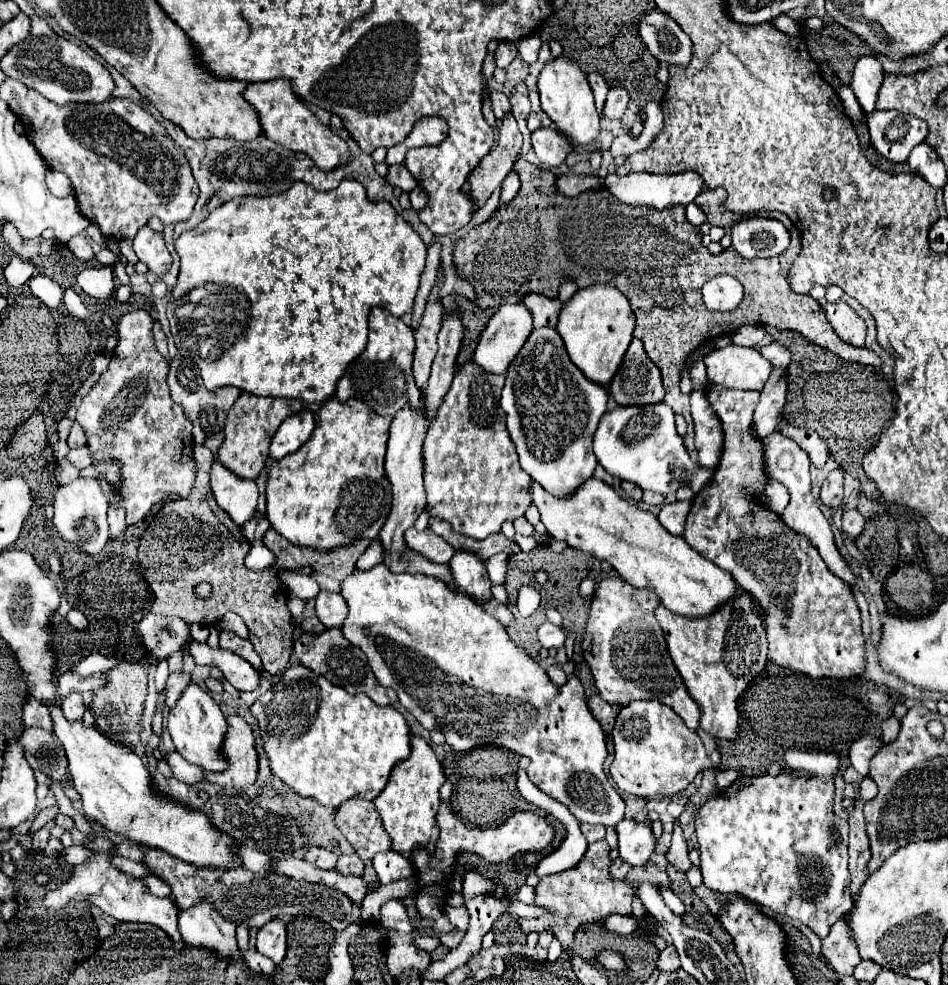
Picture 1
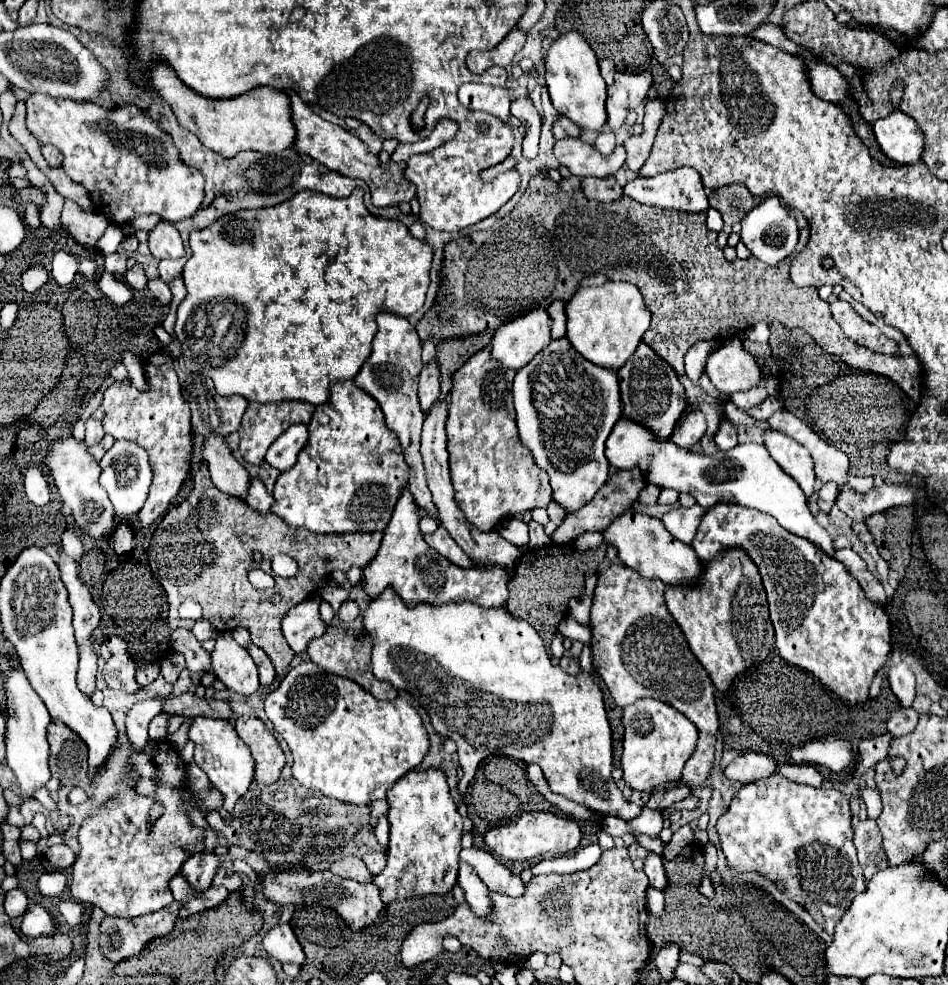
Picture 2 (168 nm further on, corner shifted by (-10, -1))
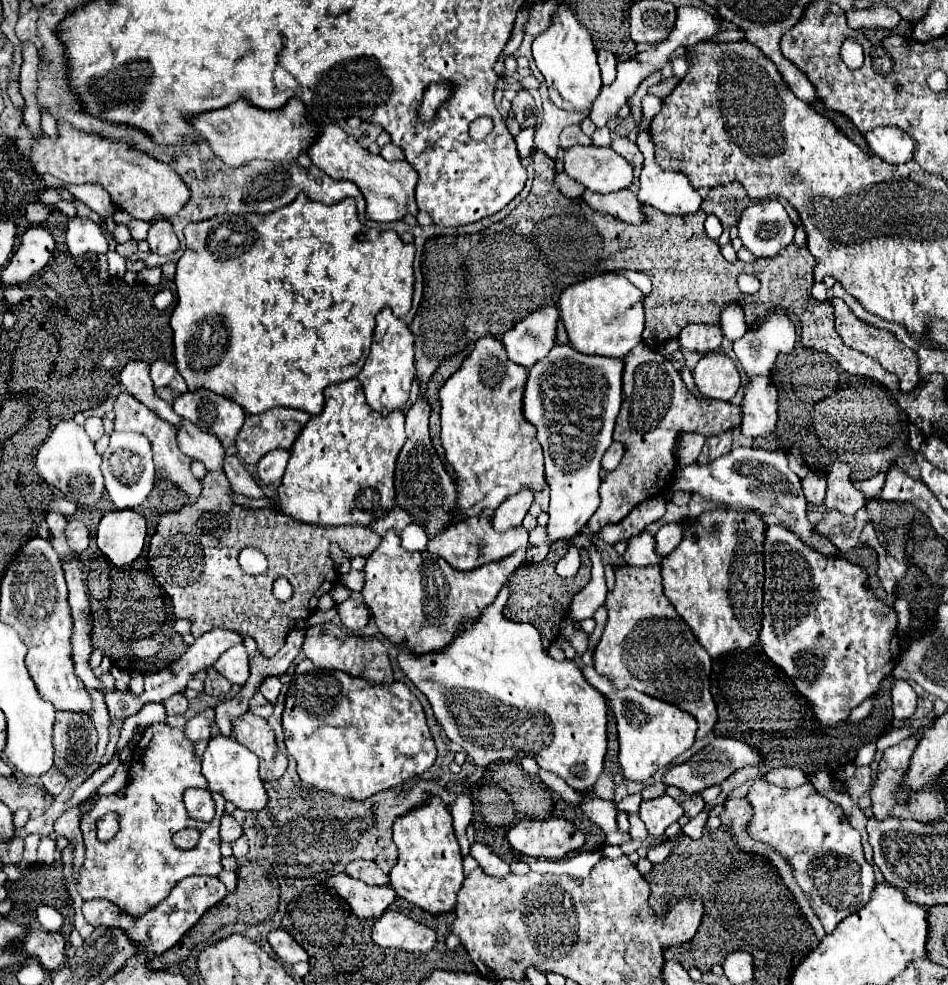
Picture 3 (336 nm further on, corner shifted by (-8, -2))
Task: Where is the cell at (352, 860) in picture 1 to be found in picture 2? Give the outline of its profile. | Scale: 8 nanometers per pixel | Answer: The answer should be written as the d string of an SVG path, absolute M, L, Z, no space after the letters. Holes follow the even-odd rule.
M373 852L373 854L367 854L367 856L363 858L363 862L367 864L367 868L369 868L373 874L379 874L379 872L385 868L385 864L387 864L387 854L385 854L385 852Z

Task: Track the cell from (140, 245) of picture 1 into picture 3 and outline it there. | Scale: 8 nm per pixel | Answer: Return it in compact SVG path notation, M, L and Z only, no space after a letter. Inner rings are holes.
M159 219L151 225L147 243L151 247L151 253L157 253L157 255L169 255L179 251L179 239L173 233L171 223L165 219Z

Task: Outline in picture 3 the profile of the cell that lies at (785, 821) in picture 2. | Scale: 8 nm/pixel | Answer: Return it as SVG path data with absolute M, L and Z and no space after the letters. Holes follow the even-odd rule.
M757 781L751 785L745 799L753 807L747 833L753 841L771 845L773 851L789 861L793 879L797 879L797 885L807 895L827 933L869 901L869 893L875 885L873 867L865 861L861 837L849 825L839 805L819 795L809 783L797 789L783 789Z

